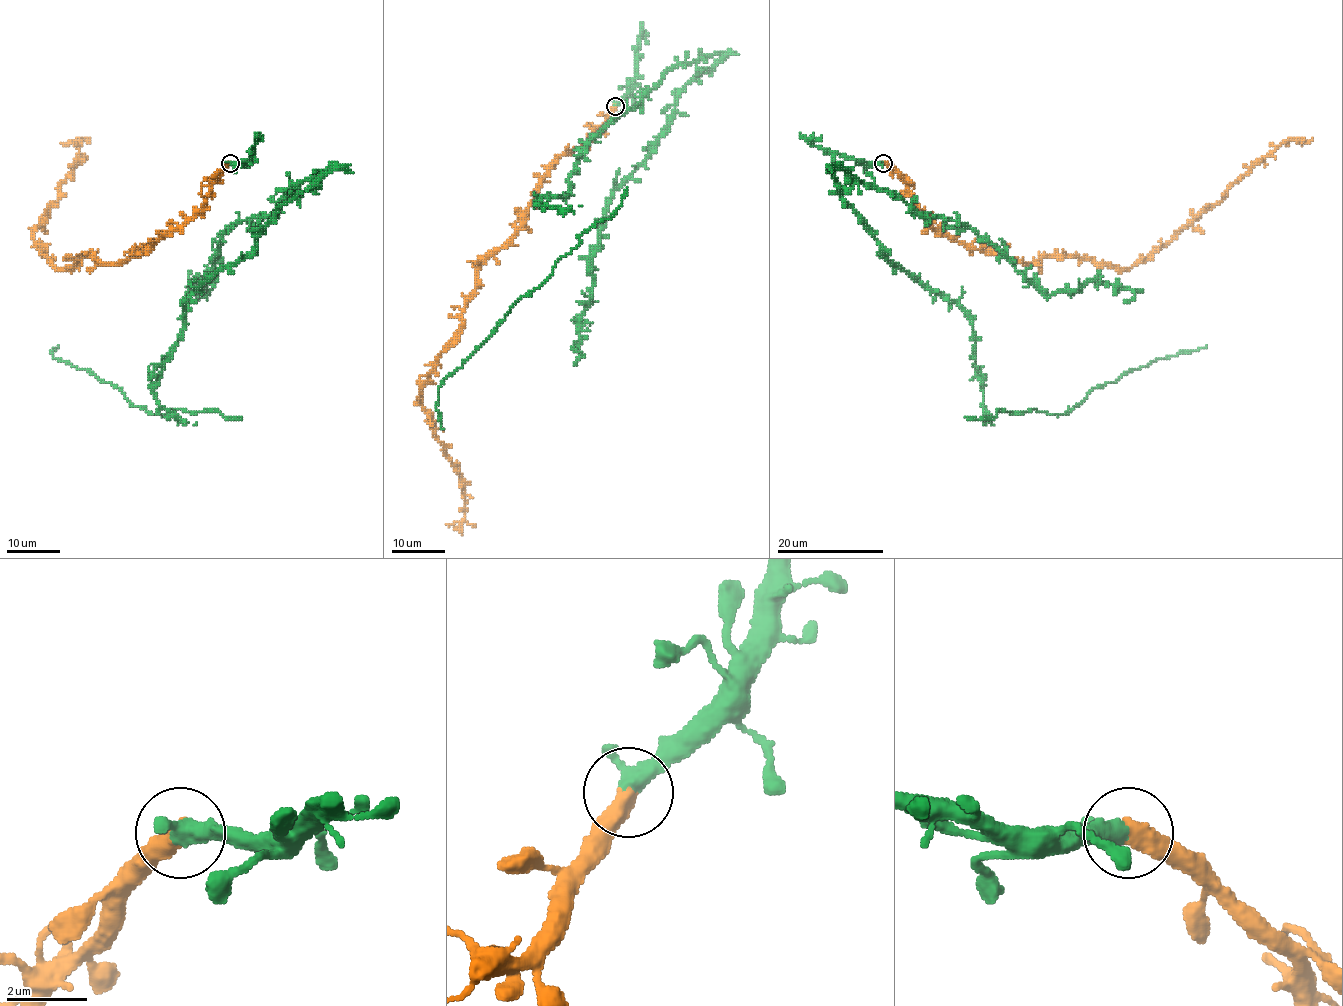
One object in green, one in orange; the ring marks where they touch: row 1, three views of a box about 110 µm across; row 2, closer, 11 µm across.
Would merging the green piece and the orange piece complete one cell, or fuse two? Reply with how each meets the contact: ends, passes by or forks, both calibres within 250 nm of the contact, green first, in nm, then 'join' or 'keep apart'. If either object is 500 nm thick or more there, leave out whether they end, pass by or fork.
360 nm thick on the green side, 500 nm on the other; join

